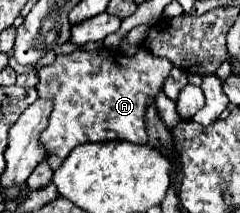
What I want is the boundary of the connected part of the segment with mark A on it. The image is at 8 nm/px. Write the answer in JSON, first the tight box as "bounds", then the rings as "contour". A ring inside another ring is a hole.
{"bounds":[37,48,171,160],"contour":[[[141,48],[135,56],[111,52],[110,57],[100,50],[75,50],[67,56],[57,56],[51,66],[39,68],[37,92],[55,102],[49,124],[41,132],[43,146],[63,160],[75,146],[85,142],[125,140],[147,144],[145,110],[149,100],[163,88],[171,68],[169,60],[153,56],[147,48]]]}

